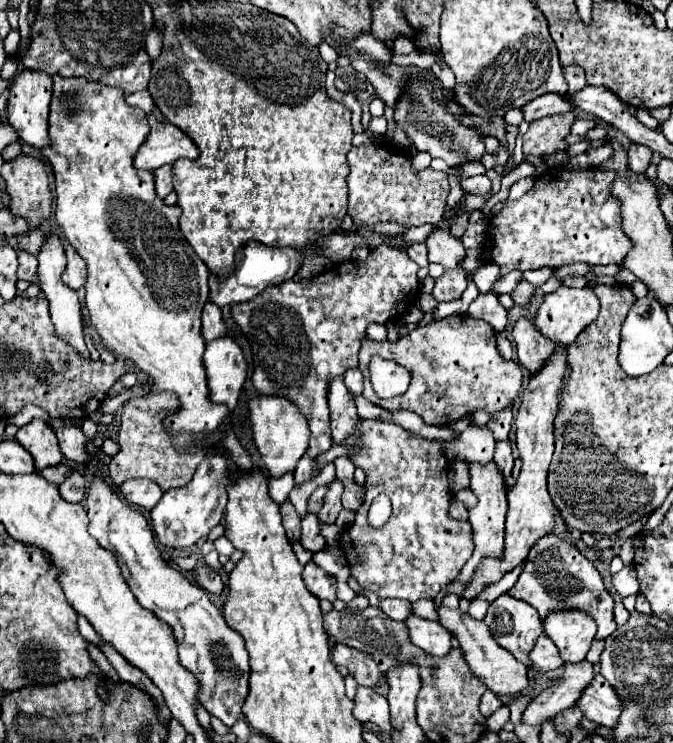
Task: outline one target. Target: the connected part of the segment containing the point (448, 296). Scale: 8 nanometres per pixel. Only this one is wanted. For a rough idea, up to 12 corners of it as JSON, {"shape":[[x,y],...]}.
{"shape":[[444,272],[432,290],[438,302],[462,296],[468,272]]}

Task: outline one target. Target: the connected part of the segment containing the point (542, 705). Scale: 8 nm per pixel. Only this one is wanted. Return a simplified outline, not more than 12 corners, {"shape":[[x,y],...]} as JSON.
{"shape":[[565,663],[564,676],[524,712],[542,724],[570,708],[592,682],[594,664]]}

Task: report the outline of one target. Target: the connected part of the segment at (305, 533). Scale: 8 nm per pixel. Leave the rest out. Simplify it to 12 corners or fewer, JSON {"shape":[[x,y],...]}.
{"shape":[[316,514],[302,516],[300,544],[318,552],[326,546]]}

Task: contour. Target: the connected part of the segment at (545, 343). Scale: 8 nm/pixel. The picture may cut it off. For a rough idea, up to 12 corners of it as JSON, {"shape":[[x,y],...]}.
{"shape":[[532,320],[510,332],[520,366],[532,376],[554,354]]}

